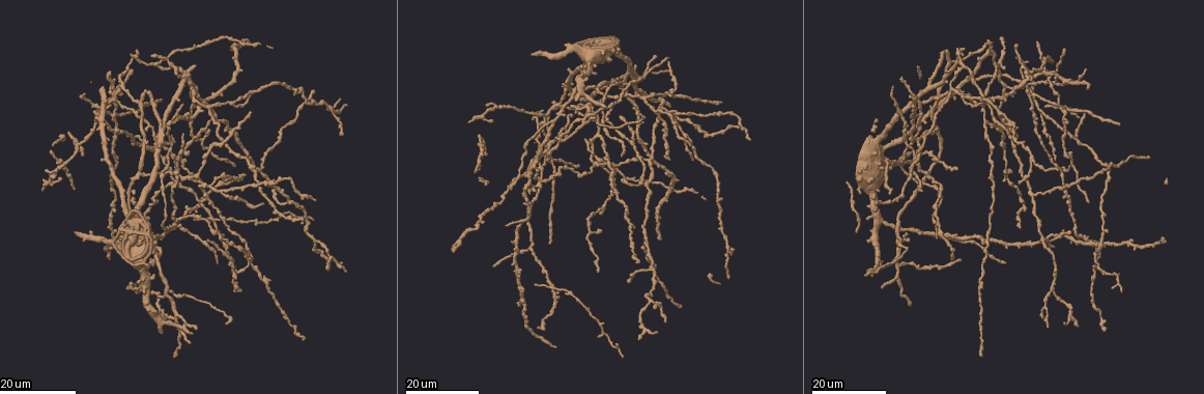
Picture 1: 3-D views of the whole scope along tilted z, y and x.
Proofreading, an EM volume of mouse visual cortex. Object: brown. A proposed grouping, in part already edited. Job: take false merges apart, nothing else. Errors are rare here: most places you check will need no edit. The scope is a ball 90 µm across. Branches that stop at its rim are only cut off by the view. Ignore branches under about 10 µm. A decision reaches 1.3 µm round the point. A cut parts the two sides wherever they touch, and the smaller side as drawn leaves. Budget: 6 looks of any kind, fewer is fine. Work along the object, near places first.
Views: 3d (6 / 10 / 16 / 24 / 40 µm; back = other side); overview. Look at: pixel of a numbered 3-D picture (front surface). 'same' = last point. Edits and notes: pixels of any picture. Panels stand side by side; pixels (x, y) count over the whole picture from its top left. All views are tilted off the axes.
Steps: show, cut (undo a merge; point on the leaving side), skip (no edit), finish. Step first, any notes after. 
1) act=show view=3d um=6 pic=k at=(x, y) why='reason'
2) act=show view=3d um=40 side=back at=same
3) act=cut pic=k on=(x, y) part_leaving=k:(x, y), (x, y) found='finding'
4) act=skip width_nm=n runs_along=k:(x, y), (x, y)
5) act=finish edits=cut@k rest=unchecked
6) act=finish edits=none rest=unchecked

act=show view=3d um=16 pic=1 at=(646, 233) why='small branch off a trunk'

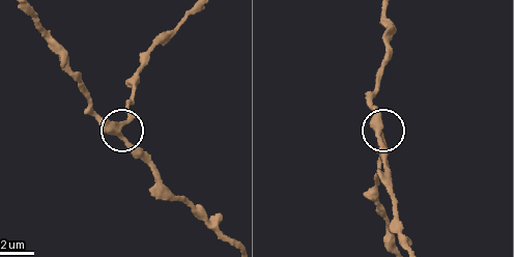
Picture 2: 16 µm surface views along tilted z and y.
act=show view=3d um=10 pic=2 at=(380, 130)

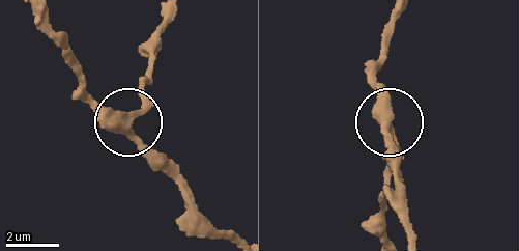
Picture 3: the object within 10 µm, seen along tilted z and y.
act=show view=3d um=10 side=back pic=3 at=(385, 123) why='other side'

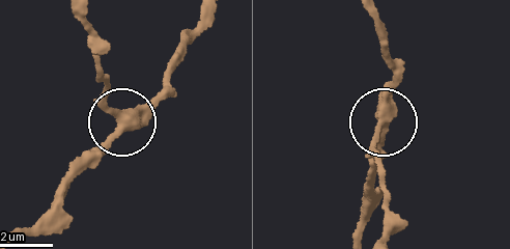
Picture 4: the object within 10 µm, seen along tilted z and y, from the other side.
act=skip runs_along=4:(211, 15), (167, 90), (129, 115), (115, 116), (95, 76) found='continuous, no second cell'

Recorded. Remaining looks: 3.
act=show view=3d um=16 pic=1 at=(314, 239)

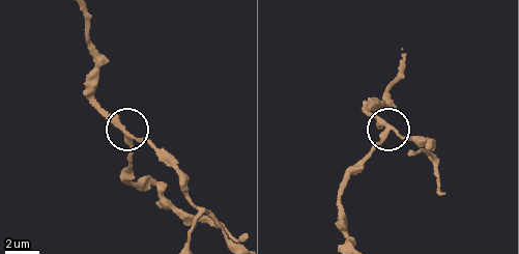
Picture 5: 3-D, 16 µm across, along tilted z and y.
act=show view=3d um=6 pic=5 at=(390, 129)

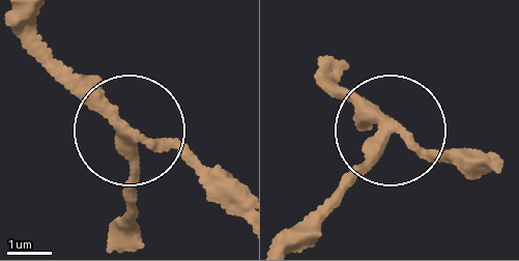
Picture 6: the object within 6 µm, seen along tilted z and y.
act=skip runs_along=6:(38, 25), (135, 139), (240, 179) found='one cell here'

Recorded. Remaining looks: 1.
act=finish edits=none rest=unchecked

